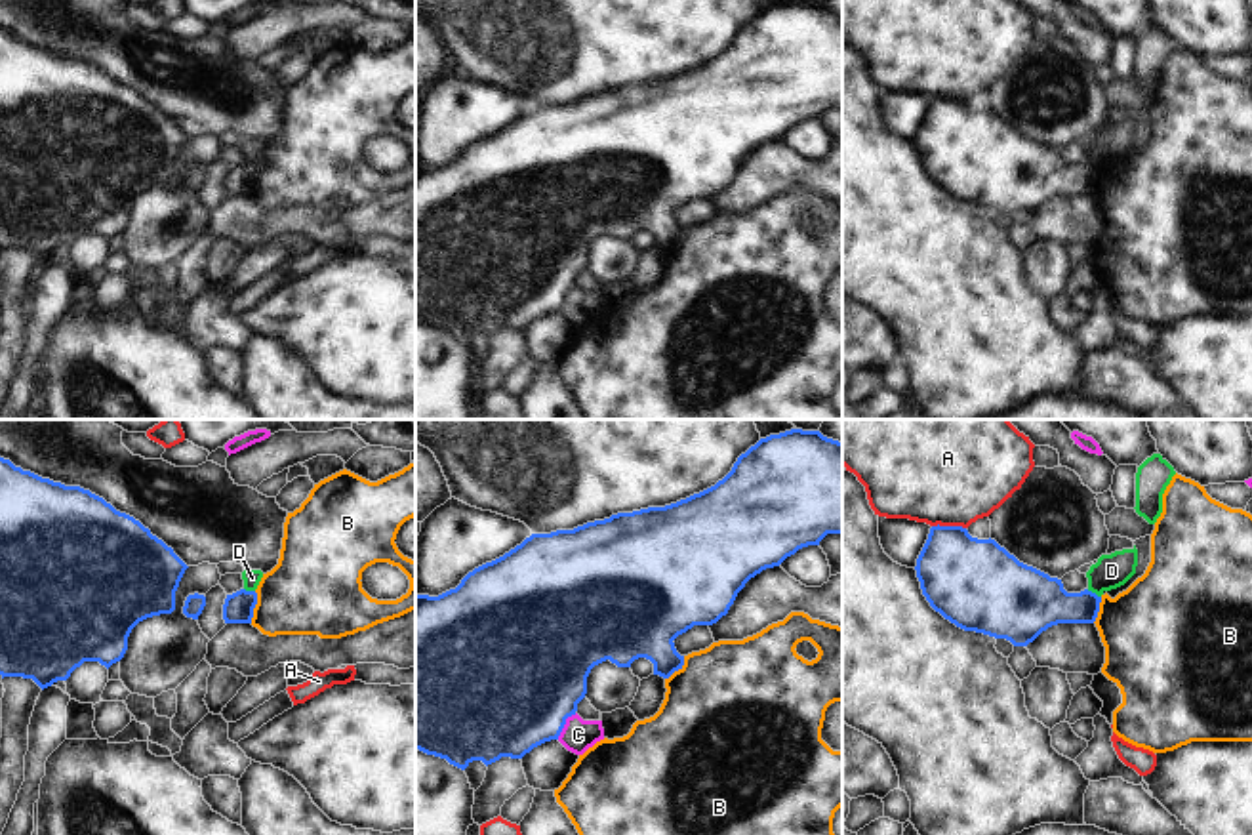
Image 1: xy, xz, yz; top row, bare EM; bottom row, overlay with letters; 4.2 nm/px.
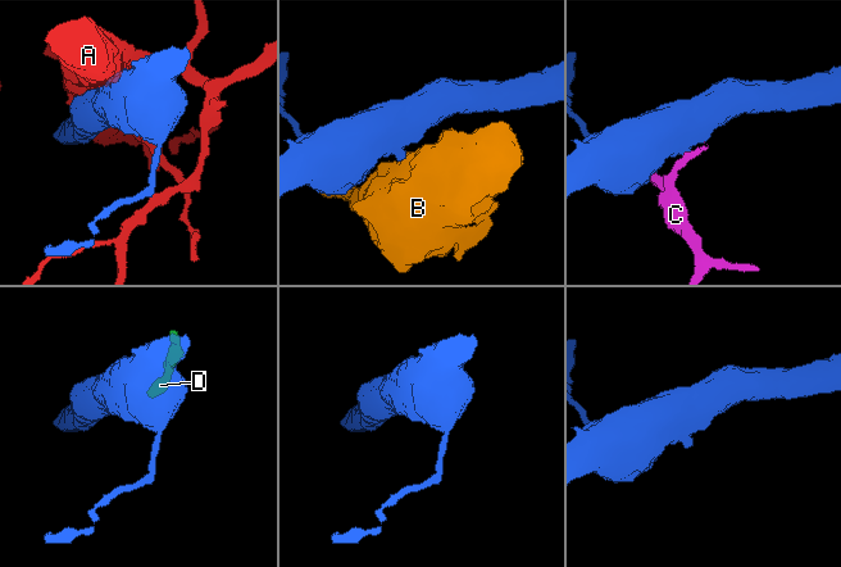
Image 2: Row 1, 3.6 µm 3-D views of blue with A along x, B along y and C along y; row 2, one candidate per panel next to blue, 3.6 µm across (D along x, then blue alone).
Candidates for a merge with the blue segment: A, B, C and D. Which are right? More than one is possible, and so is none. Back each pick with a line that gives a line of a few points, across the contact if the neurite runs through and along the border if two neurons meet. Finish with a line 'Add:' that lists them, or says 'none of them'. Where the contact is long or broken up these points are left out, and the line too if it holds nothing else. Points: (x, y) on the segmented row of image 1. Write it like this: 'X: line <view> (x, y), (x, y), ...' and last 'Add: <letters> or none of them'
Add: none of them

